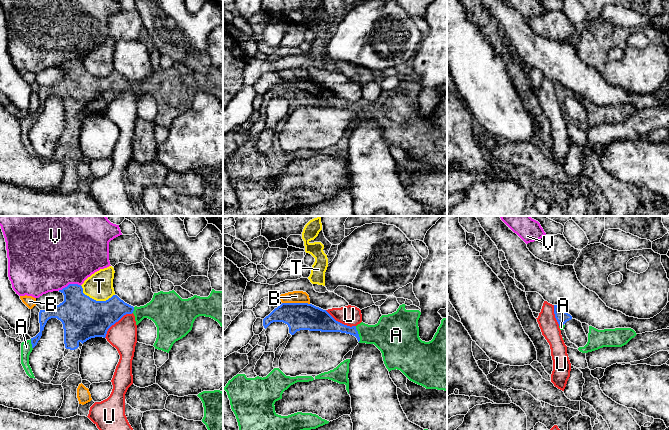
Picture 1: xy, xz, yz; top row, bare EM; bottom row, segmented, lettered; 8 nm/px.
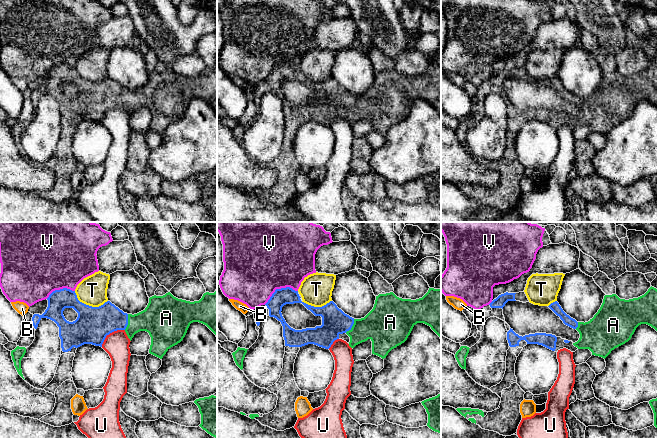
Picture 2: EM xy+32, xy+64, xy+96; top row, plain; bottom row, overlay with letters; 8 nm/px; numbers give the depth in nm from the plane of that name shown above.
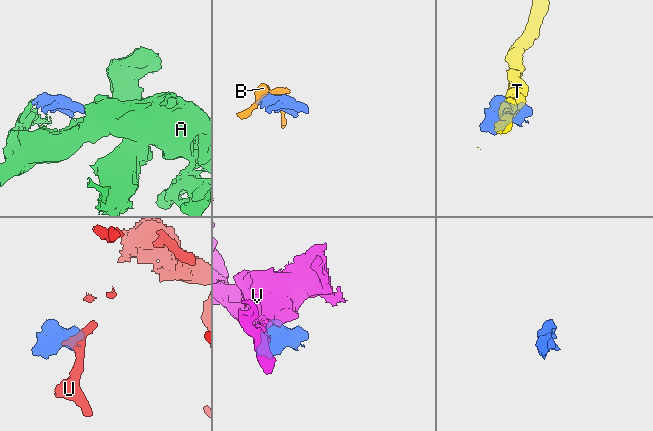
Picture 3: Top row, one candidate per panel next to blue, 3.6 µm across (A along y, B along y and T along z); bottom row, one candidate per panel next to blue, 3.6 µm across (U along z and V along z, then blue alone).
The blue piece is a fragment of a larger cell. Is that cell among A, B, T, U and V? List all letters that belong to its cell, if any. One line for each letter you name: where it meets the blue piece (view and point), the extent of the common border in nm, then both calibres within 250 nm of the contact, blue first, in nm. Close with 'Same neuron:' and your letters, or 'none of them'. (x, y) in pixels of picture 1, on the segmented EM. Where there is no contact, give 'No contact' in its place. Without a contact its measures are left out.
A: Touches blue at xz (358, 334). Shared border 130 nm. Thickness 120 nm (blue) against 280 nm
Same neuron: A

